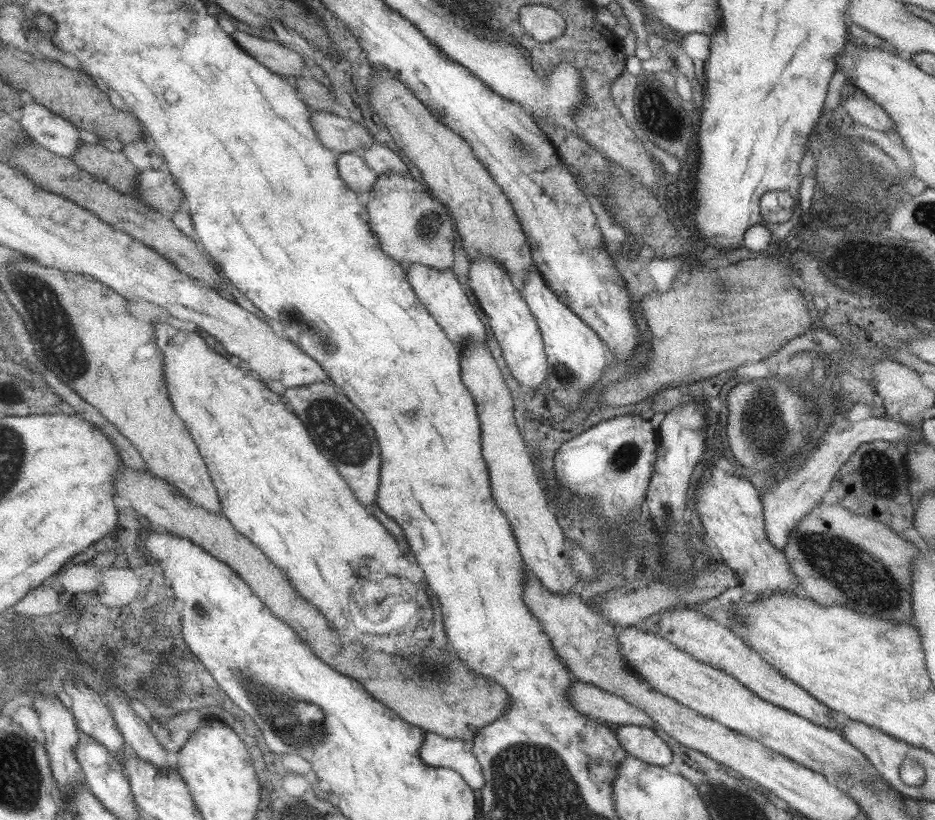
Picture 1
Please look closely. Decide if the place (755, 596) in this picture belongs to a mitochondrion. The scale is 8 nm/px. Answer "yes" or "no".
no

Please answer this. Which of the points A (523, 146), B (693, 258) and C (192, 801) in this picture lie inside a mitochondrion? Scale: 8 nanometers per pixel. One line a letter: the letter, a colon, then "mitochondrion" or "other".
A: mitochondrion
B: other
C: other

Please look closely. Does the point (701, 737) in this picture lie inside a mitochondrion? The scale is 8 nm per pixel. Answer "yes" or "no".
no

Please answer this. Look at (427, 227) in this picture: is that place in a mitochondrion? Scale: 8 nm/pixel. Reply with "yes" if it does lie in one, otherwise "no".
yes

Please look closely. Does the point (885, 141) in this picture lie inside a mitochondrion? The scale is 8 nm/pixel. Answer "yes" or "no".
no

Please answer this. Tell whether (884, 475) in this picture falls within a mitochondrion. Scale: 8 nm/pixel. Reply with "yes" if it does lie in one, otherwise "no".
yes

